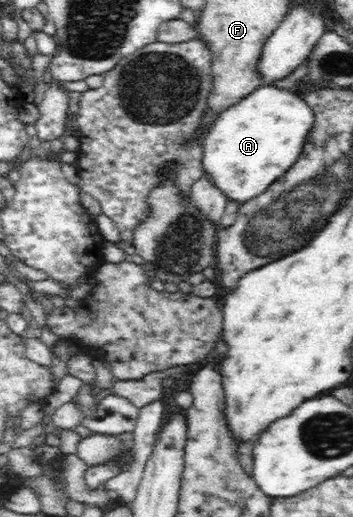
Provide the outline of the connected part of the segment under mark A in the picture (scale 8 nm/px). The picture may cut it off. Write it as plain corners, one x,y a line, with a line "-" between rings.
258,87
217,117
202,145
202,170
229,201
246,203
264,193
298,161
314,127
314,113
296,90

